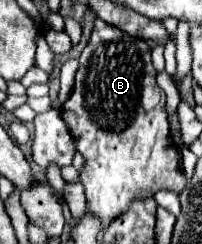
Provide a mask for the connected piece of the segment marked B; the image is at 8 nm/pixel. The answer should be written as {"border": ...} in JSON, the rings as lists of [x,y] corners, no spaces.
{"border":[[[98,20],[94,24],[90,42],[80,54],[72,96],[60,116],[76,142],[76,150],[84,156],[80,180],[86,190],[88,210],[102,220],[104,228],[134,198],[152,196],[158,190],[180,194],[186,178],[178,170],[180,154],[170,140],[166,94],[156,84],[150,46],[128,34],[116,40],[116,28],[98,28]]]}

